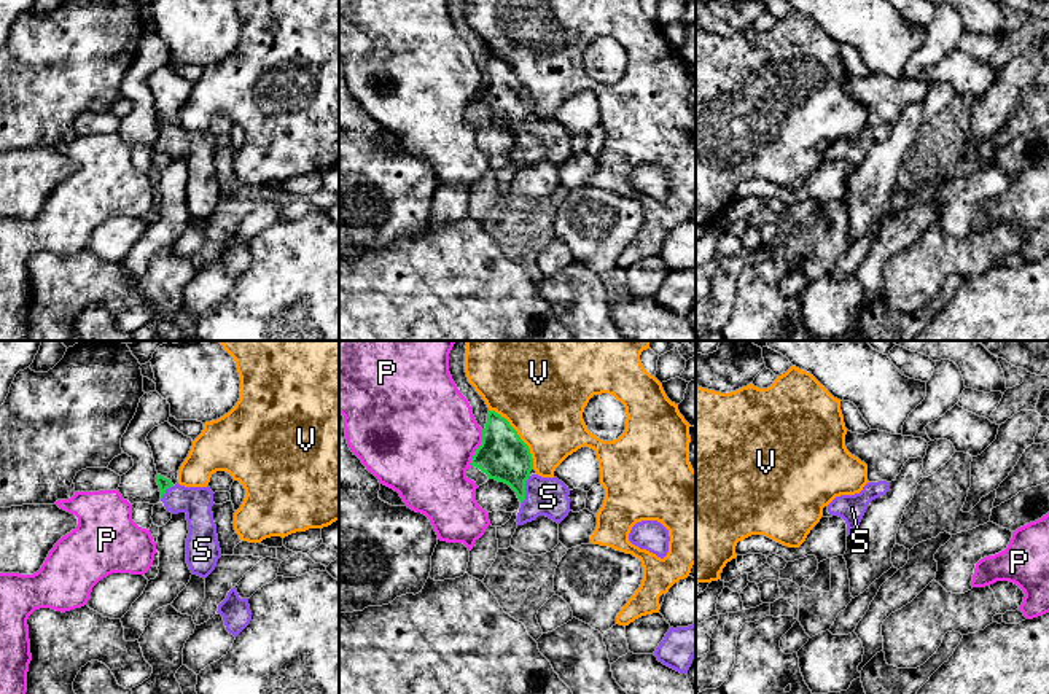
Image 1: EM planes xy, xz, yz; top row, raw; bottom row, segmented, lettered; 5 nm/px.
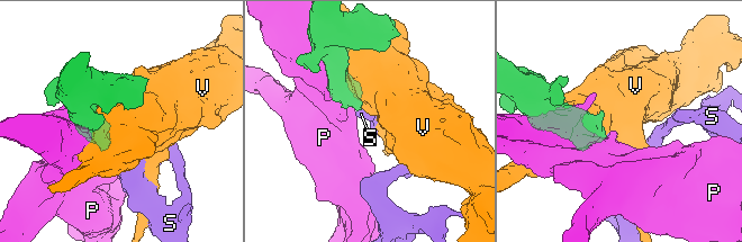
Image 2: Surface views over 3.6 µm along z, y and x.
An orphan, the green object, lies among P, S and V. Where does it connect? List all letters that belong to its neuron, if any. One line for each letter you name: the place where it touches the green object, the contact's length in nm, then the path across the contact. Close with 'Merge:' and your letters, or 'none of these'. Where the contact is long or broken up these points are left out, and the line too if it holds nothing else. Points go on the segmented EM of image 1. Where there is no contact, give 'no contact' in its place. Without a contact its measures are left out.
S: xz (524, 489) | 160 nm | across xz (502, 456), (513, 467), (524, 489), (548, 497)
Merge: S

